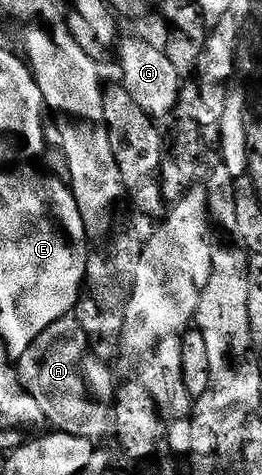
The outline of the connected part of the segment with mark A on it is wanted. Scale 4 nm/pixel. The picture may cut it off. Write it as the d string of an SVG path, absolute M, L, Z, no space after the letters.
M77 316L62 317L52 327L48 327L24 351L24 355L17 358L16 368L18 378L23 387L40 403L40 411L47 422L51 421L53 428L59 433L99 439L107 432L111 432L114 423L114 395L116 392L116 380L110 374L111 366L101 361L94 353L90 345L88 335L84 335L84 327L80 327Z

